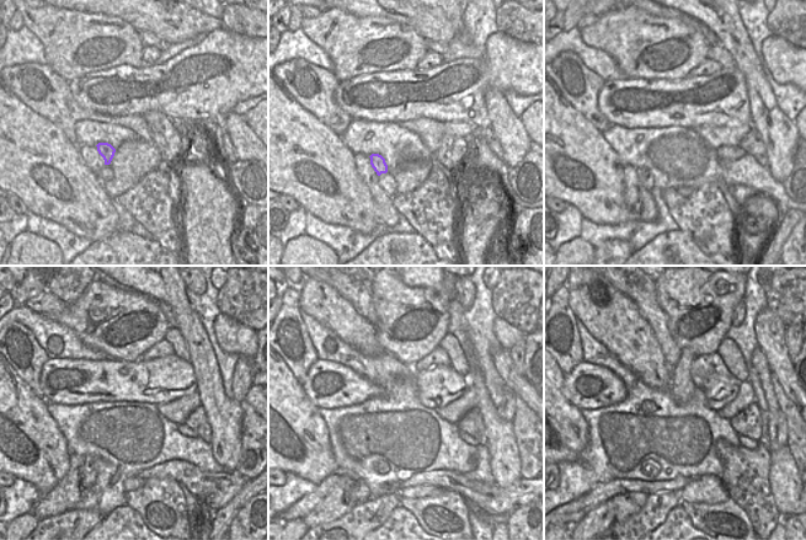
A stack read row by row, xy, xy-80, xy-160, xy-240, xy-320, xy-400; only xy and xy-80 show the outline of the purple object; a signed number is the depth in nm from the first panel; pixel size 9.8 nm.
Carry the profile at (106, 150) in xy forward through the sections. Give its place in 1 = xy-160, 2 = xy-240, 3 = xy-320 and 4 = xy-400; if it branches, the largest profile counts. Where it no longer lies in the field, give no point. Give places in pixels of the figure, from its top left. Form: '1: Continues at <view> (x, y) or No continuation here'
1: Continues at xy-160 (645, 177)
2: Continues at xy-240 (89, 475)
3: Continues at xy-320 (361, 492)
4: Continues at xy-400 (626, 504)

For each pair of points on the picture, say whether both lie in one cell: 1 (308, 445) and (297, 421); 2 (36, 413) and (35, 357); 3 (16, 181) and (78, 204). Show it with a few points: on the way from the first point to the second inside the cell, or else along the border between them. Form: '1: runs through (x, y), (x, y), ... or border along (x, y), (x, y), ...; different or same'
1: runs through (303, 439), (297, 433), (297, 427); same
2: border along (17, 373), (28, 388), (43, 399); different
3: runs through (31, 181), (47, 194), (63, 202); same

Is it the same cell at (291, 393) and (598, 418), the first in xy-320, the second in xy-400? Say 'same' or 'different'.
different

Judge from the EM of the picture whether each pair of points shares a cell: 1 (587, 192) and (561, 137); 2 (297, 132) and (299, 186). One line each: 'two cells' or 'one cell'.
1: one cell
2: one cell

